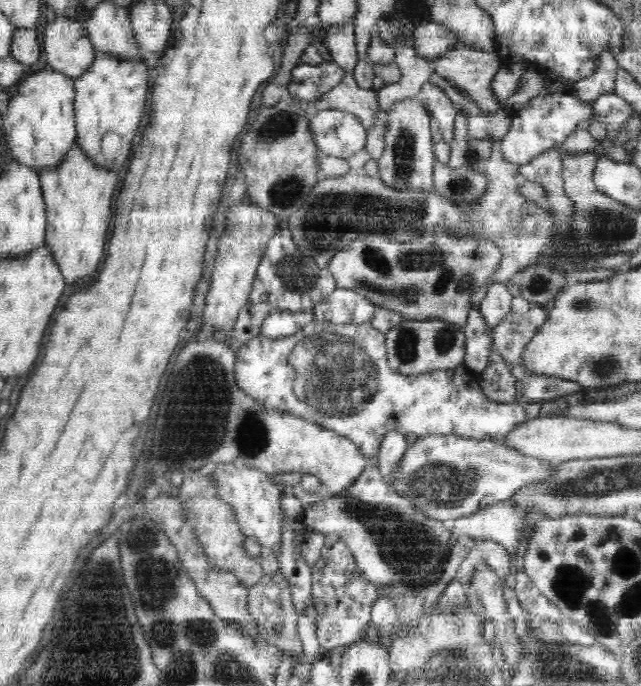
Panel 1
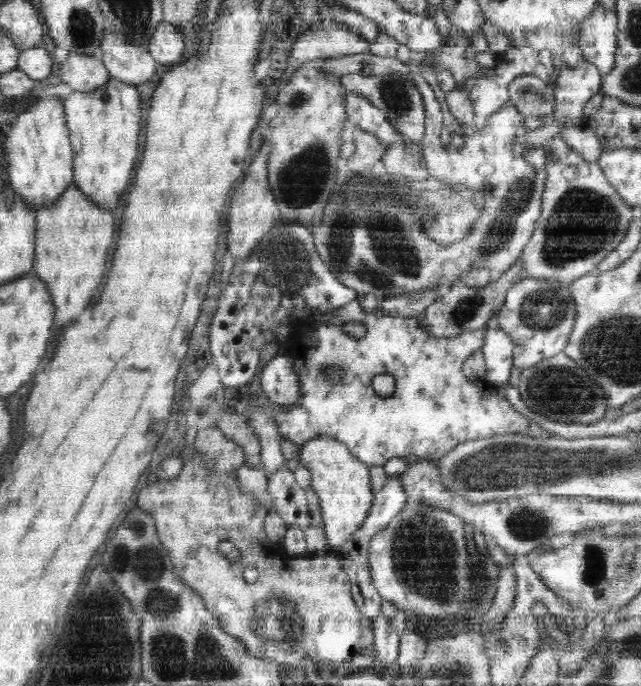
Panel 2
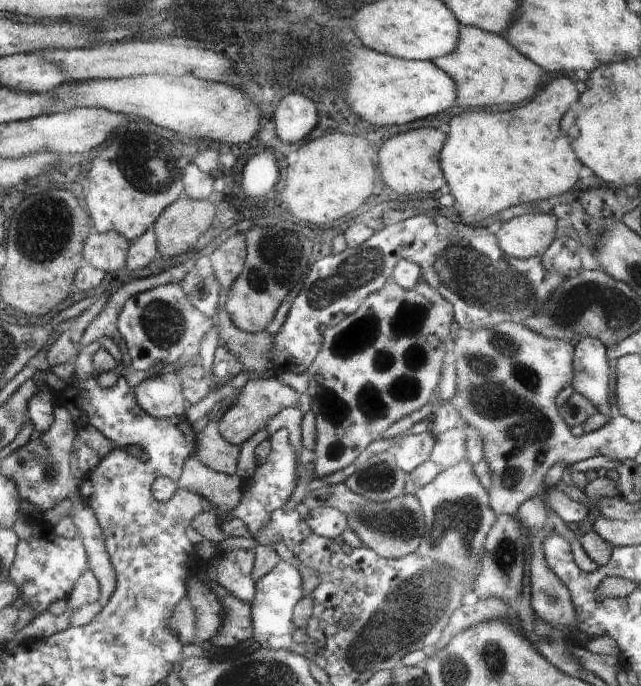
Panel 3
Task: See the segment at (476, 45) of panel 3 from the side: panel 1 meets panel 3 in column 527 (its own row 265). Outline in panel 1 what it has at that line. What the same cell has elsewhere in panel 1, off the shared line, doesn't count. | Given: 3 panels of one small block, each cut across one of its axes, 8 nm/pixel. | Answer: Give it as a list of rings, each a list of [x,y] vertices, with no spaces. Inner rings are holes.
[[[74,142],[69,153],[54,169],[39,174],[47,216],[45,246],[51,252],[66,284],[74,284],[96,274],[102,266],[108,226],[112,218],[110,198],[118,186],[118,173],[93,164]]]

